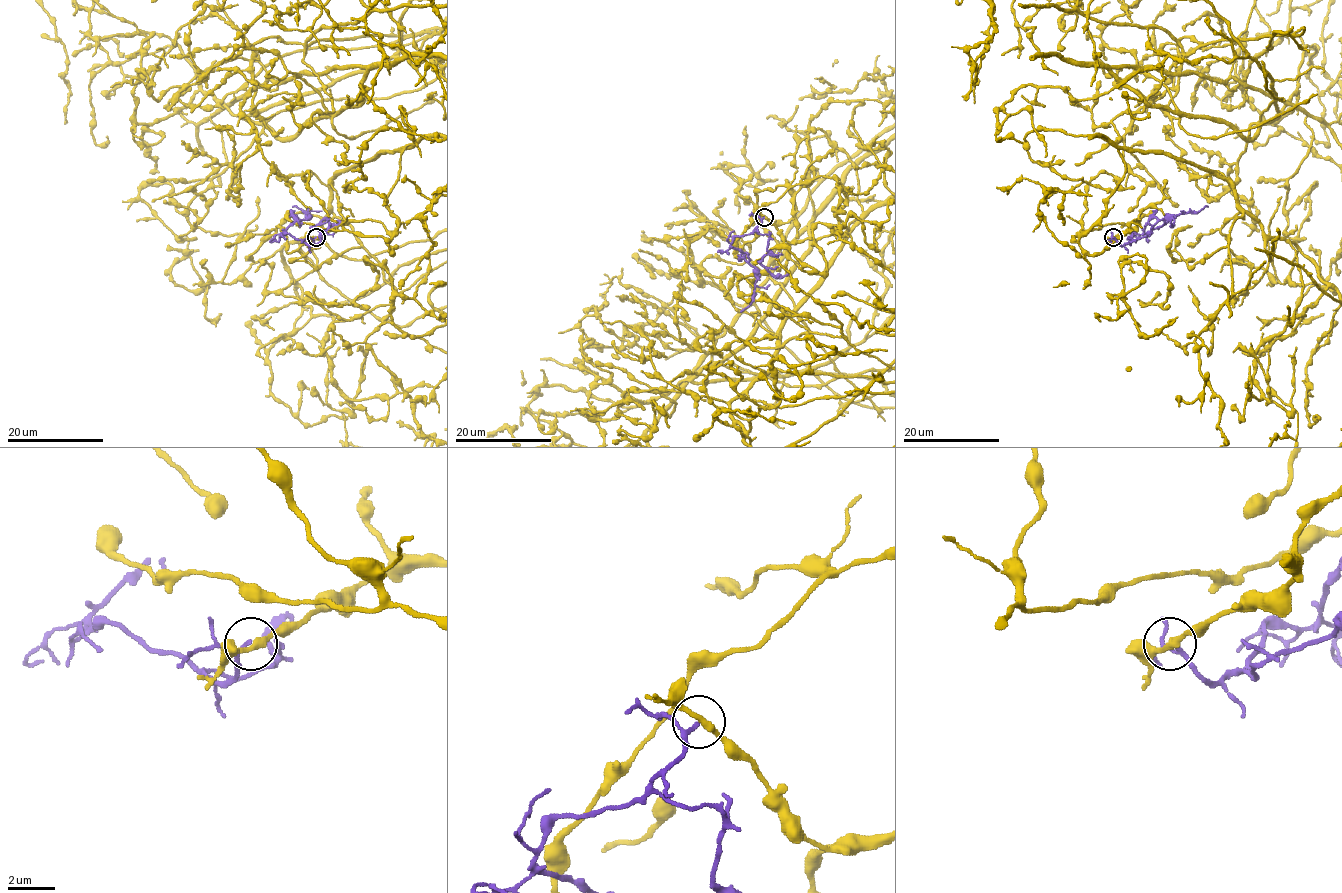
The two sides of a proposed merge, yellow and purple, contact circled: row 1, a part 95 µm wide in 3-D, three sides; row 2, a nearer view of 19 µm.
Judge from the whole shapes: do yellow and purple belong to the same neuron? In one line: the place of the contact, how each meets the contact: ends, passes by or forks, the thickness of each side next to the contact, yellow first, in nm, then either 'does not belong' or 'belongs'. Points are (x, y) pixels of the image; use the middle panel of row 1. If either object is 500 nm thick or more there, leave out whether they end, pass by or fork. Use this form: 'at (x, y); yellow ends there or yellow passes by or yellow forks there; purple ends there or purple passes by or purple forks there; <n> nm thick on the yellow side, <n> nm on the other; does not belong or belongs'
at (764, 217); yellow passes by; purple passes by; 280 nm thick on the yellow side, 130 nm on the other; does not belong

